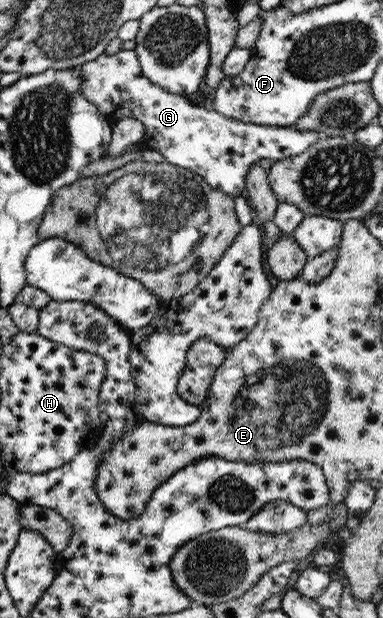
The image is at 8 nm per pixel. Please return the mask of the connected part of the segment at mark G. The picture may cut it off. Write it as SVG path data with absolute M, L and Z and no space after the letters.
M121 50L113 55L105 53L97 59L85 62L80 66L80 88L90 102L93 102L113 125L118 119L132 117L138 119L145 126L141 143L146 149L152 148L159 151L167 163L172 163L179 168L191 169L211 186L230 196L245 194L248 167L257 164L260 159L269 159L272 163L297 155L305 151L309 145L317 143L323 133L316 131L301 131L294 127L260 126L254 123L245 123L241 120L231 119L221 115L218 111L208 110L189 102L184 95L175 95L155 85L146 75L143 75L141 64L135 50Z

